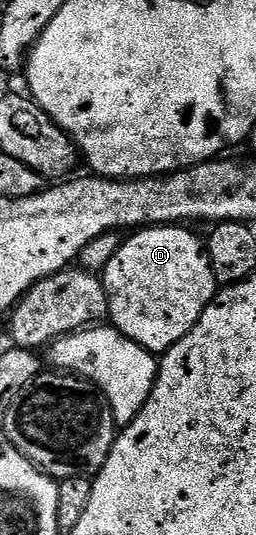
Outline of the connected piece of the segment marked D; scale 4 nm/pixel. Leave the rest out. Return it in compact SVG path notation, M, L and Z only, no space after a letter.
M164 224L140 229L132 233L135 235L128 242L126 239L120 245L119 251L101 271L103 287L107 293L110 325L156 356L166 354L170 346L181 341L195 327L203 309L217 293L217 283L204 239L187 229L191 228L183 224Z

